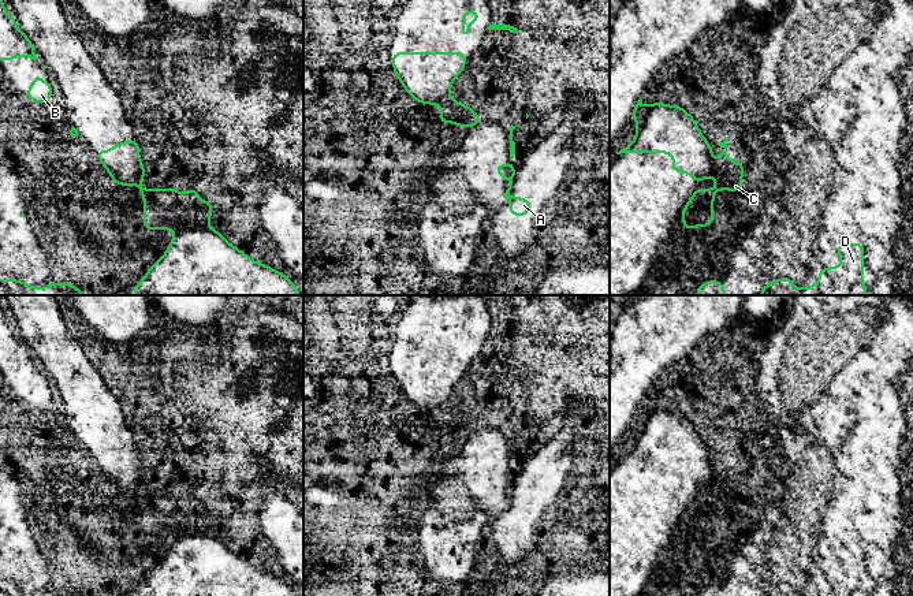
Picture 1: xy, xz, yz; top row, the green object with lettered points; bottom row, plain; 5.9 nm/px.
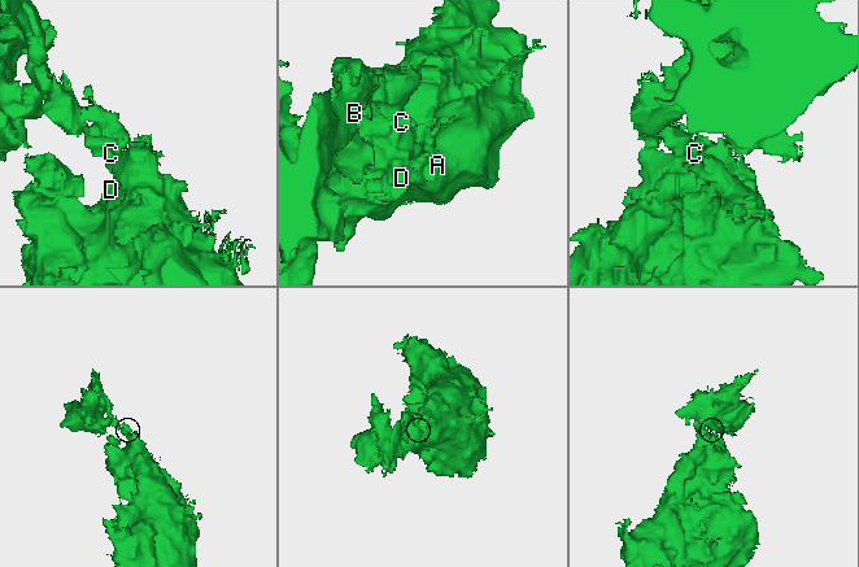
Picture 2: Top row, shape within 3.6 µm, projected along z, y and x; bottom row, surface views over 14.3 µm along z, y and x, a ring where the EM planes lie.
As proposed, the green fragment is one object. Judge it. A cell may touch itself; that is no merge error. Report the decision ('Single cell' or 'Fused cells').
Fused cells

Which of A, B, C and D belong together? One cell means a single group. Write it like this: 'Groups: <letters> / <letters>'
Groups: A C D / B

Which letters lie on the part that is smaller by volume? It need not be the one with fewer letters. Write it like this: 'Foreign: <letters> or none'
Foreign: B

